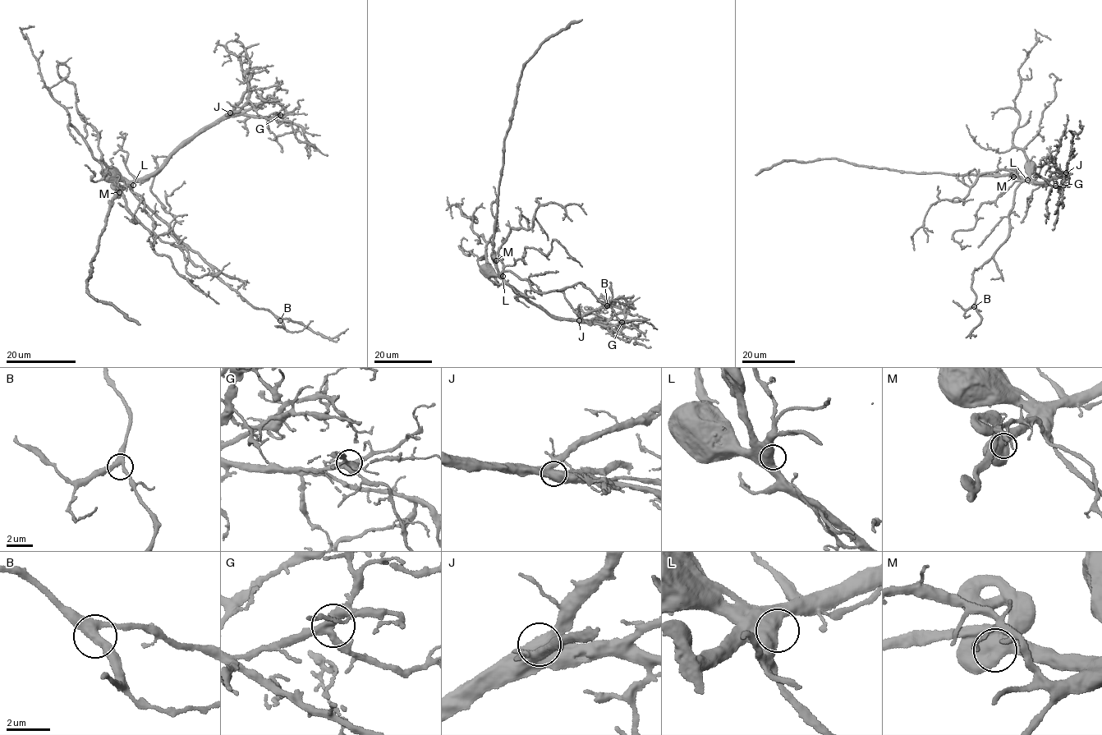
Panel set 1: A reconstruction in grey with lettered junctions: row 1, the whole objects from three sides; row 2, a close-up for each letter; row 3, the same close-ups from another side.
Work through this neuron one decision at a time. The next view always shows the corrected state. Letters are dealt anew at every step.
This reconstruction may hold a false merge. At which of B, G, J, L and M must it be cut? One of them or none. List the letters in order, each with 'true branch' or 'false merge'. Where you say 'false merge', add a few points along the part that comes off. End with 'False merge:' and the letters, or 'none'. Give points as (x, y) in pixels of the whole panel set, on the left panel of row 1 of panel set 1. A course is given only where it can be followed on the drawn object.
B: true branch
G: true branch
J: true branch
L: true branch
M: true branch
False merge: none

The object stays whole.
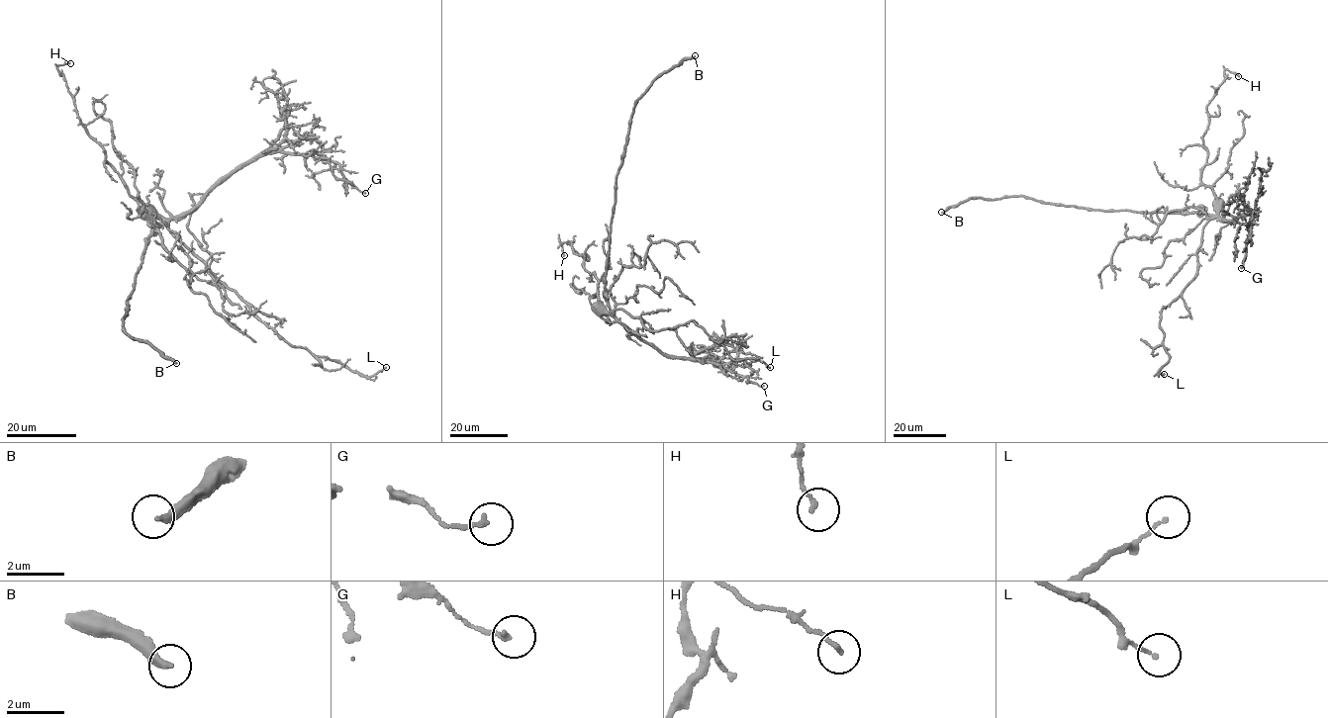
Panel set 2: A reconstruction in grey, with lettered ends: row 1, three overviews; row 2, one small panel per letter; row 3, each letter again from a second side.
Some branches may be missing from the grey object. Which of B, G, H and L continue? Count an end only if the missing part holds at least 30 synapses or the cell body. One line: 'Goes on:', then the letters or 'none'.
Goes on: B

